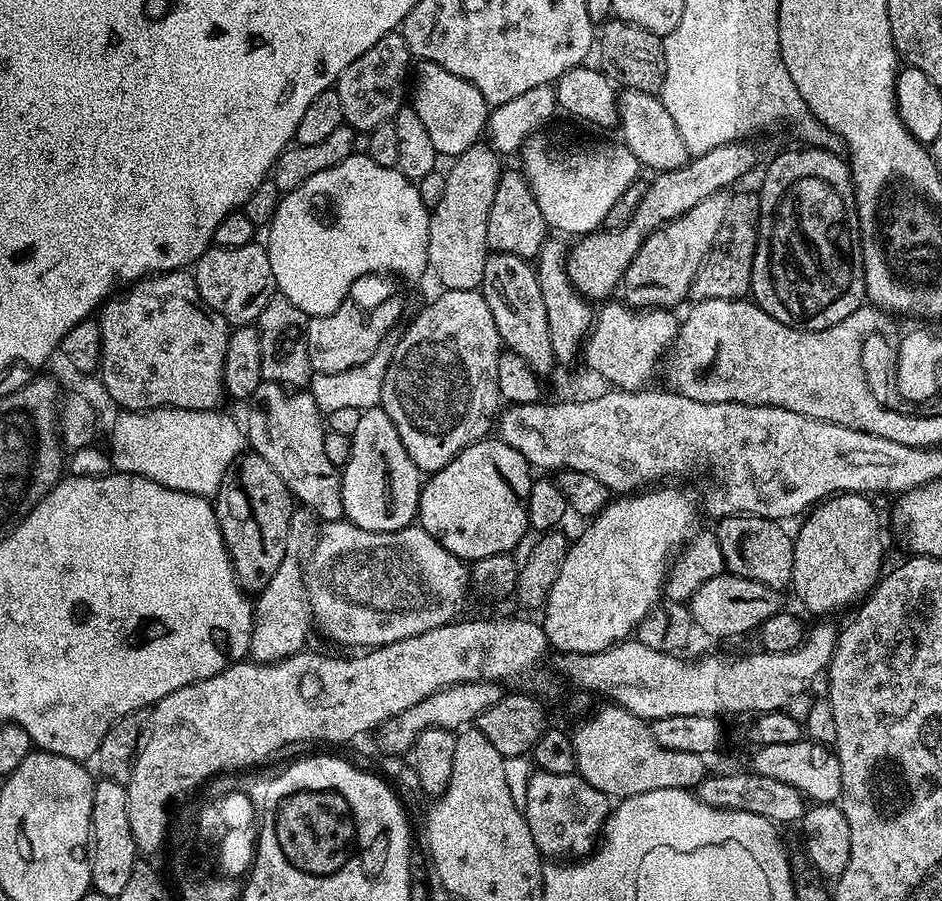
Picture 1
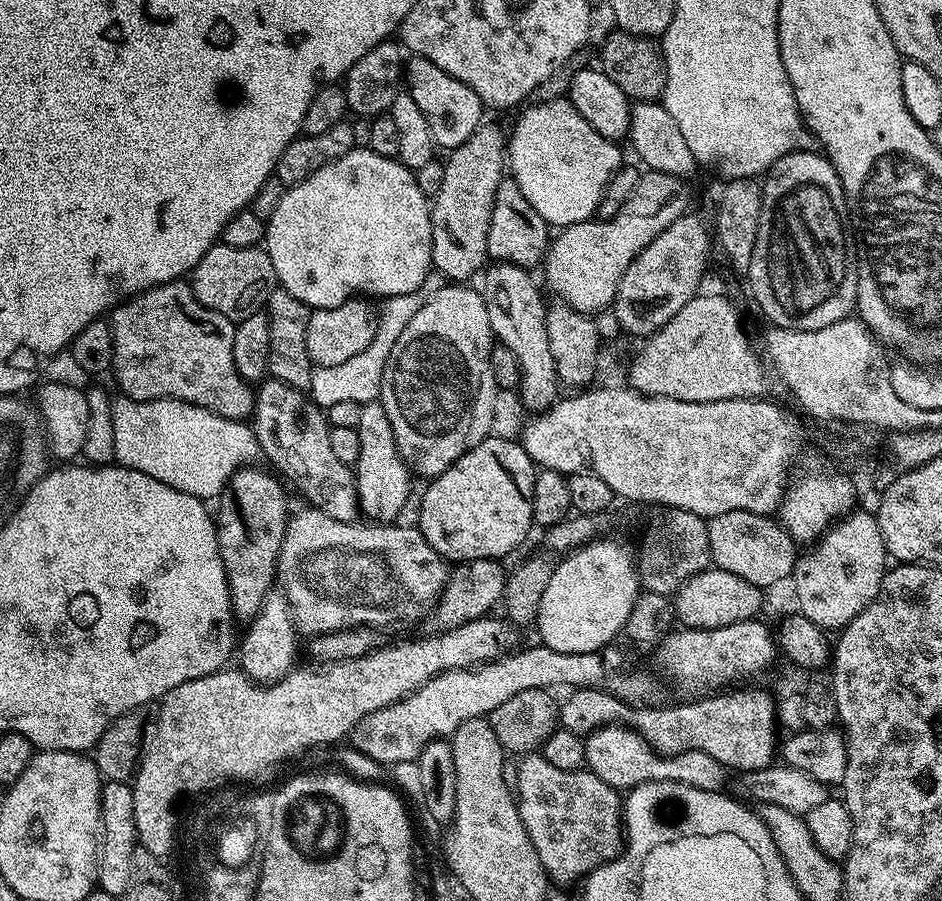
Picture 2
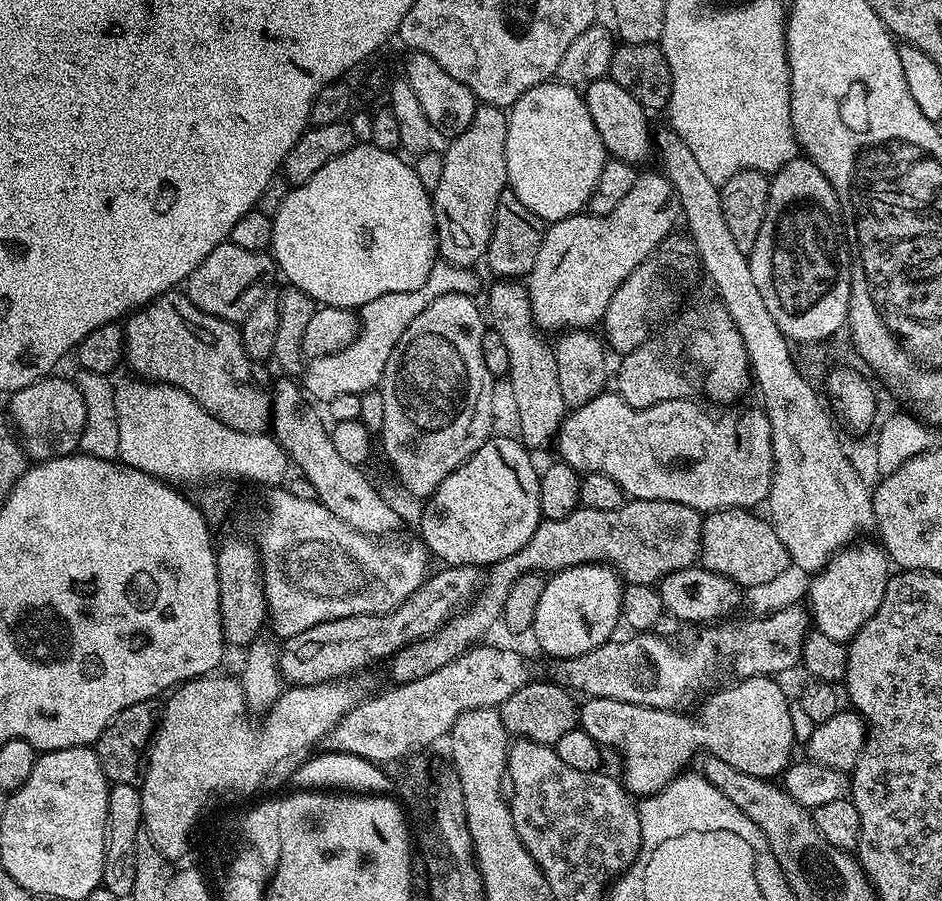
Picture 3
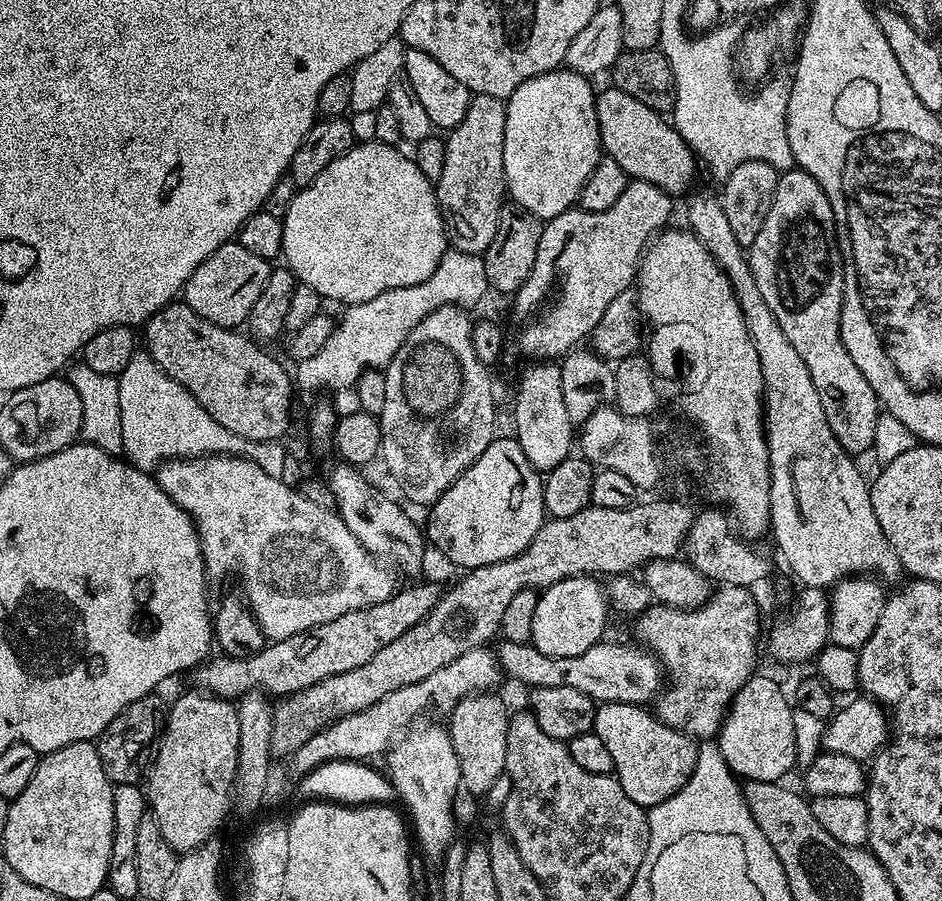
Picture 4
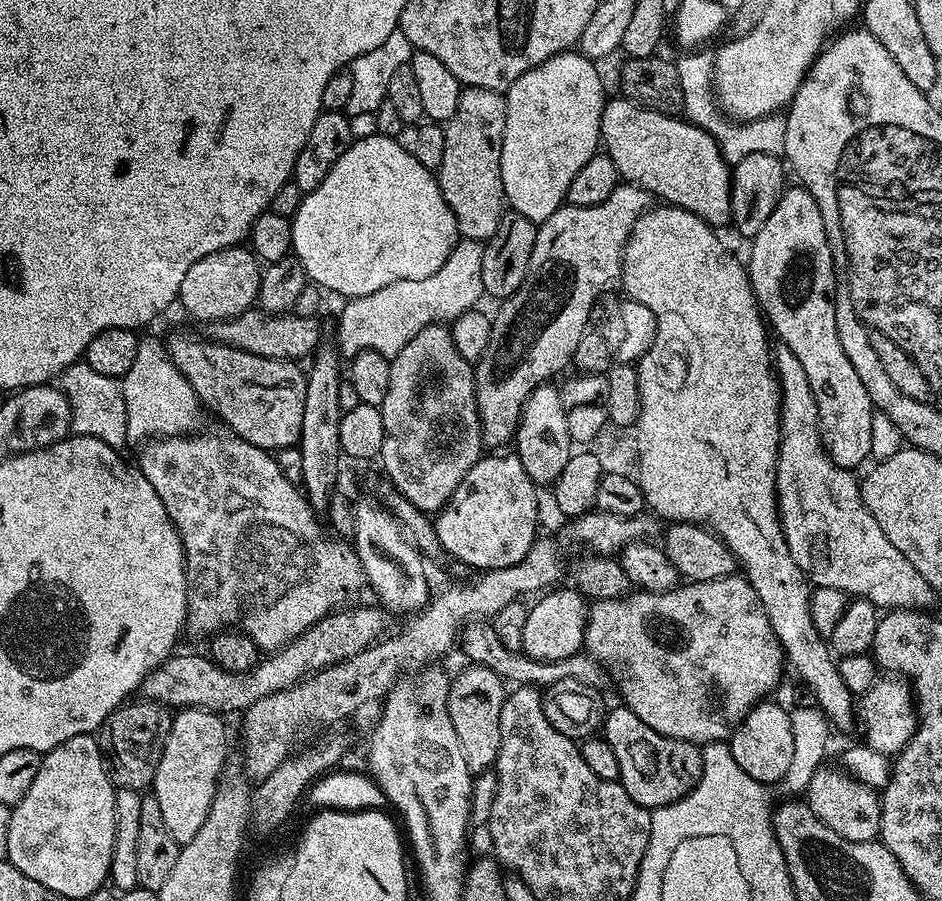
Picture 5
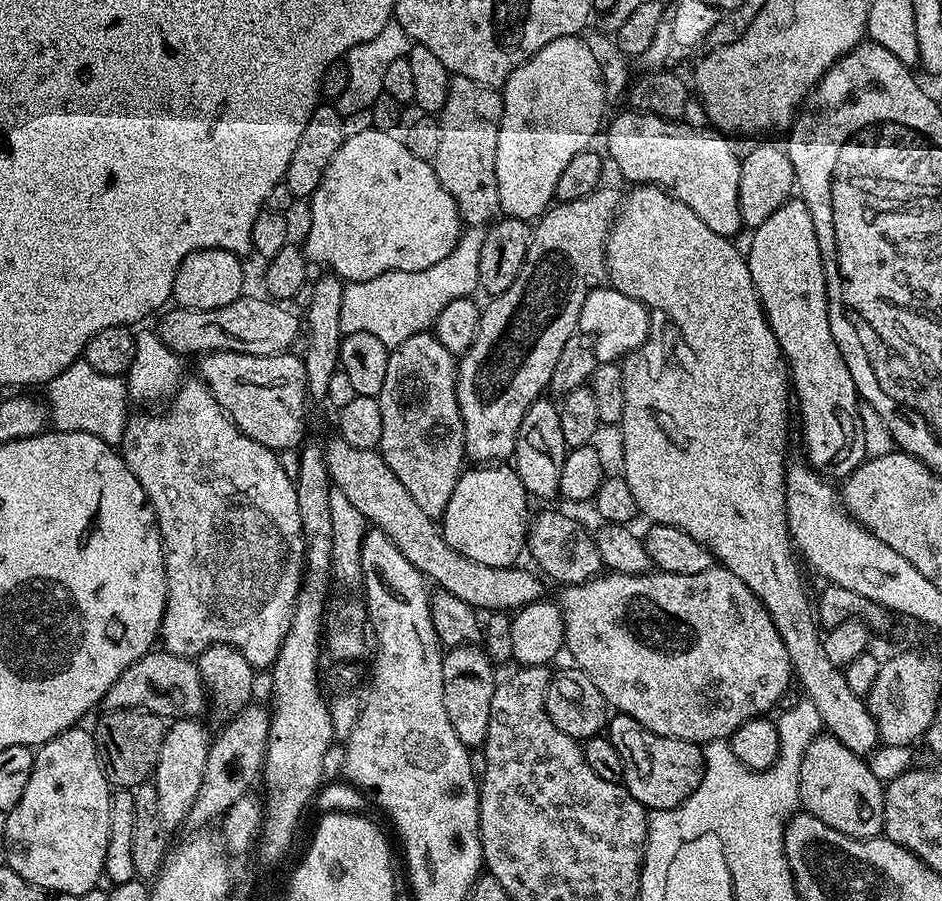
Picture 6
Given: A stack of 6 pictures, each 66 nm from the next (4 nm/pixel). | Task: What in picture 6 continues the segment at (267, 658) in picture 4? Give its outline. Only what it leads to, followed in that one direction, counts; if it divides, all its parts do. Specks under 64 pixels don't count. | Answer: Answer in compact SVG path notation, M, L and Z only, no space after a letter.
M153 650L147 652L142 659L135 660L121 674L118 682L104 696L102 704L108 710L134 708L152 712L155 716L163 716L165 718L196 718L201 715L199 712L206 708L206 689L204 679L200 677L200 668L196 664L195 659L187 656L176 656L173 652L167 650Z

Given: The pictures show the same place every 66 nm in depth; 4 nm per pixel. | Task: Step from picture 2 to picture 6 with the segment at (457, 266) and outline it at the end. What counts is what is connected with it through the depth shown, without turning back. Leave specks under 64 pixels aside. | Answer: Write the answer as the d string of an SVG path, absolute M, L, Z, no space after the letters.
M452 76L449 79L446 106L438 113L442 146L436 155L434 167L444 189L455 198L456 208L465 225L487 225L495 221L501 211L496 159L503 117L504 97L493 85L479 84L465 76Z

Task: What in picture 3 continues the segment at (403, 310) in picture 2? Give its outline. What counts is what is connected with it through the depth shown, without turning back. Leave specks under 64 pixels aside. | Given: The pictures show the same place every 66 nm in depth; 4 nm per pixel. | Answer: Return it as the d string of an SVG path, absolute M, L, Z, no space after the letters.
M437 262L430 270L430 278L418 286L418 290L405 292L387 292L382 298L374 298L374 302L366 302L358 310L360 333L338 354L330 354L322 358L311 358L307 361L302 373L302 384L307 395L313 401L327 402L338 398L338 394L354 394L363 396L373 391L381 383L383 370L389 361L391 352L398 344L402 334L406 334L406 326L434 302L434 298L442 298L442 294L466 294L472 296L476 288L476 276L472 268L463 268L457 264Z

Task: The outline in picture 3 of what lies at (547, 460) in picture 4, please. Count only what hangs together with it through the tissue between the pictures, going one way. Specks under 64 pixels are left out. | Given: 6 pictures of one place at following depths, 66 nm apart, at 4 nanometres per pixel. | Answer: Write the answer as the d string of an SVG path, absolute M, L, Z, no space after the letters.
M500 278L488 292L486 316L491 331L502 334L502 343L508 351L506 383L512 387L512 404L520 423L519 439L529 449L544 448L555 441L560 423L566 415L562 390L558 387L558 362L555 351L543 340L541 329L532 320L532 303L528 289L519 279Z

